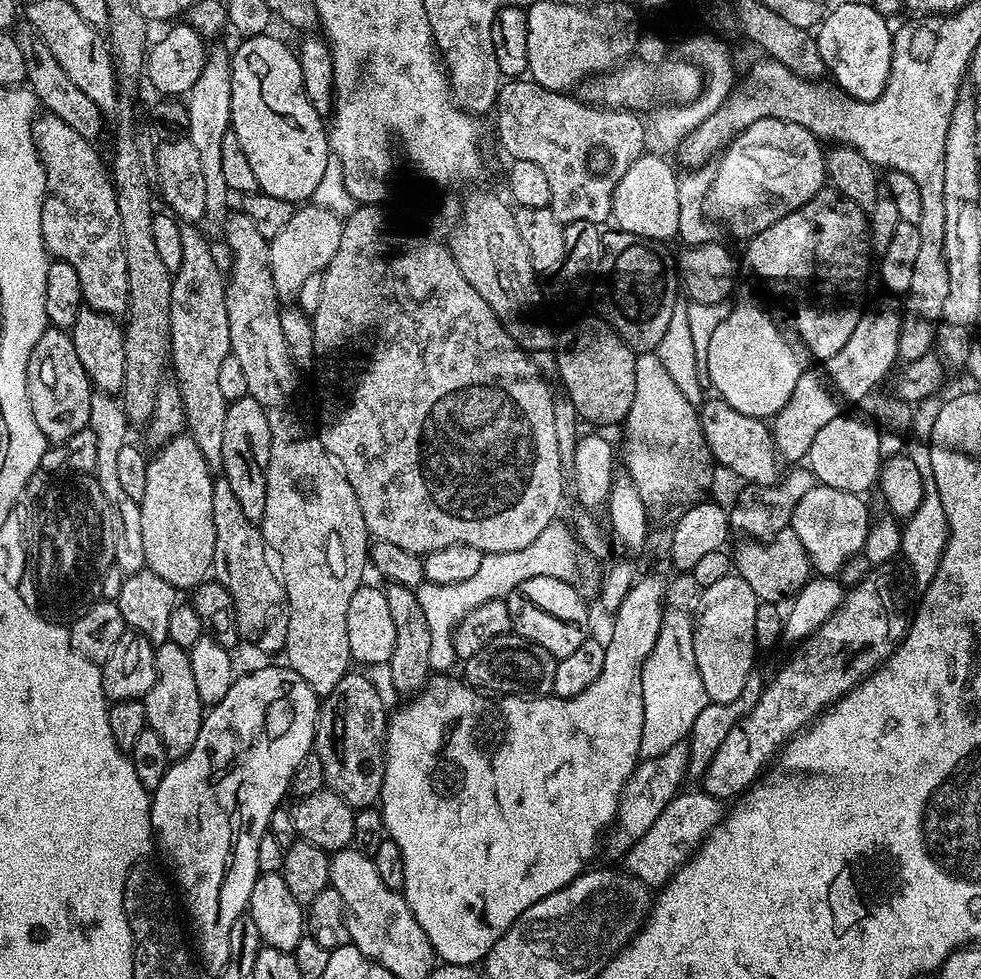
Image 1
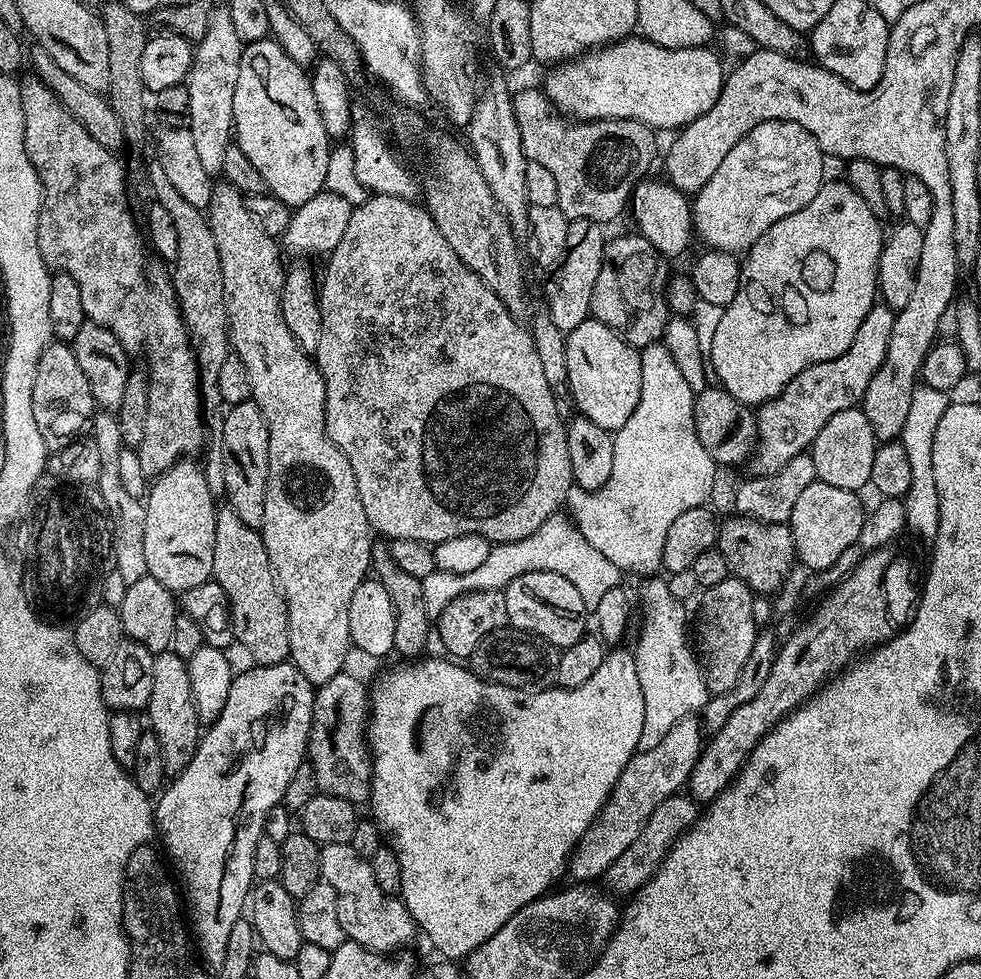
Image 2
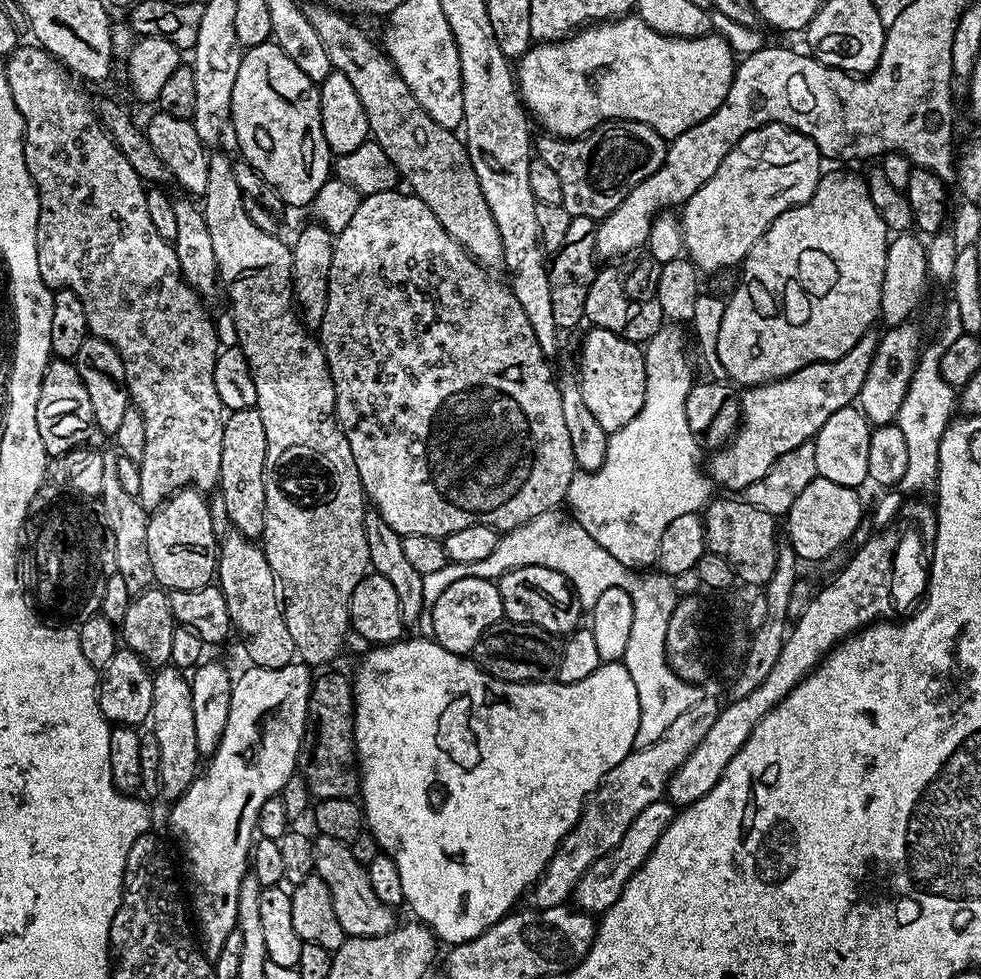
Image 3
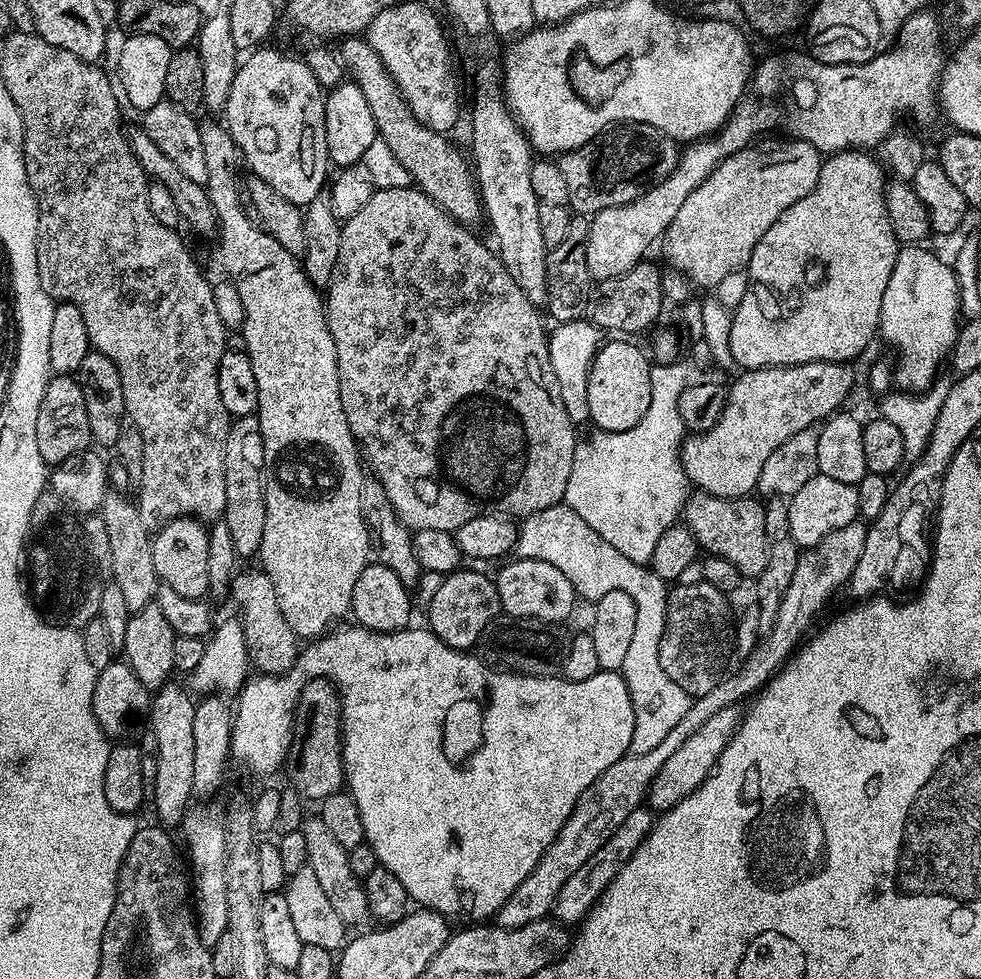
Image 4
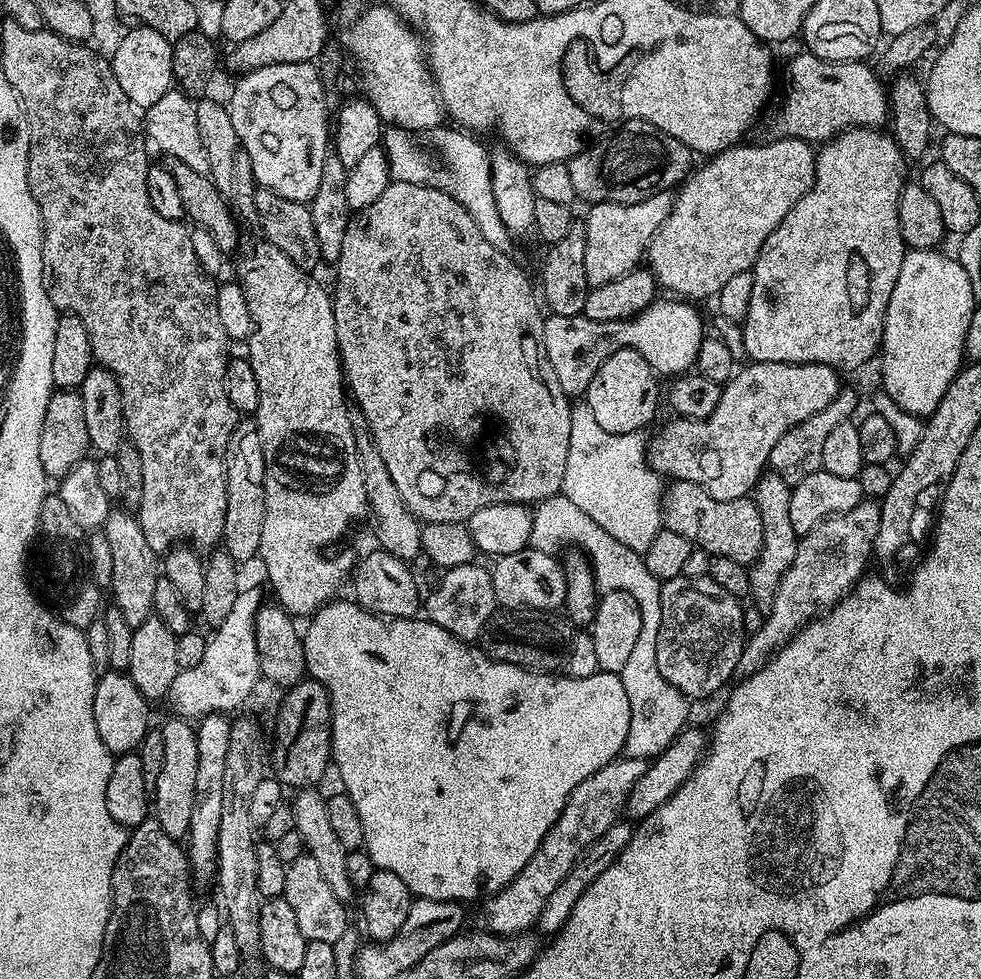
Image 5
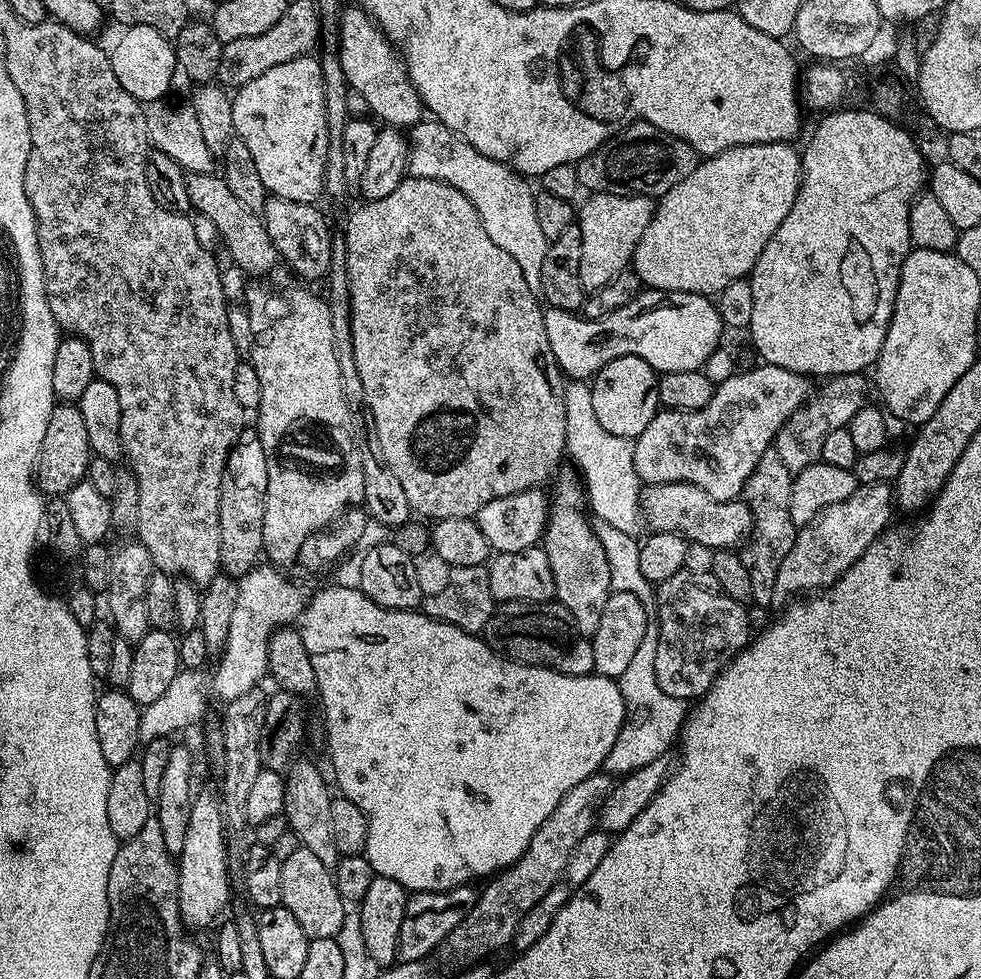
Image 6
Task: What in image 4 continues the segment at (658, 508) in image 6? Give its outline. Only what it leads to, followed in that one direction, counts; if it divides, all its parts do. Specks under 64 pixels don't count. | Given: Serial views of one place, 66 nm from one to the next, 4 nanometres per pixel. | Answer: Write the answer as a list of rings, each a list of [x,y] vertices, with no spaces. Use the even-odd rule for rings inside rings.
[[[696,490],[689,495],[682,511],[682,523],[694,534],[697,545],[707,555],[734,562],[744,578],[760,576],[768,561],[765,505],[759,499],[752,499],[751,495],[722,498]]]

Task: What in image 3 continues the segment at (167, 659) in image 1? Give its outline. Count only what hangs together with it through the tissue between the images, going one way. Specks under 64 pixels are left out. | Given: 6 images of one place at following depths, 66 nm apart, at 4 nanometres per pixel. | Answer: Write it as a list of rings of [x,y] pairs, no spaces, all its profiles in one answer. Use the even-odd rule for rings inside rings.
[[[165,666],[155,669],[152,685],[154,686],[154,702],[150,706],[150,730],[154,734],[154,738],[158,738],[159,795],[161,797],[165,796],[165,801],[171,802],[177,800],[196,781],[197,775],[202,768],[202,757],[198,750],[198,734],[194,731],[194,706],[190,703],[192,682],[181,669],[175,666]]]

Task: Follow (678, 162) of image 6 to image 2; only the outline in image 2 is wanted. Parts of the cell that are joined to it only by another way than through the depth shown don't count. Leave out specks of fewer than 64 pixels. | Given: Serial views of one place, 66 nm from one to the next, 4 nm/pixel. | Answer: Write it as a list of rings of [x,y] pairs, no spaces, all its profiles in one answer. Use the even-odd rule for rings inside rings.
[[[524,88],[512,97],[513,110],[516,111],[518,130],[521,131],[522,150],[527,161],[539,162],[550,170],[554,182],[558,185],[558,202],[556,207],[566,214],[569,221],[599,220],[609,222],[620,211],[625,211],[635,186],[649,172],[648,167],[656,156],[657,133],[647,124],[637,120],[586,120],[573,122],[565,118],[557,109],[540,98],[536,104],[536,92],[532,88]]]

